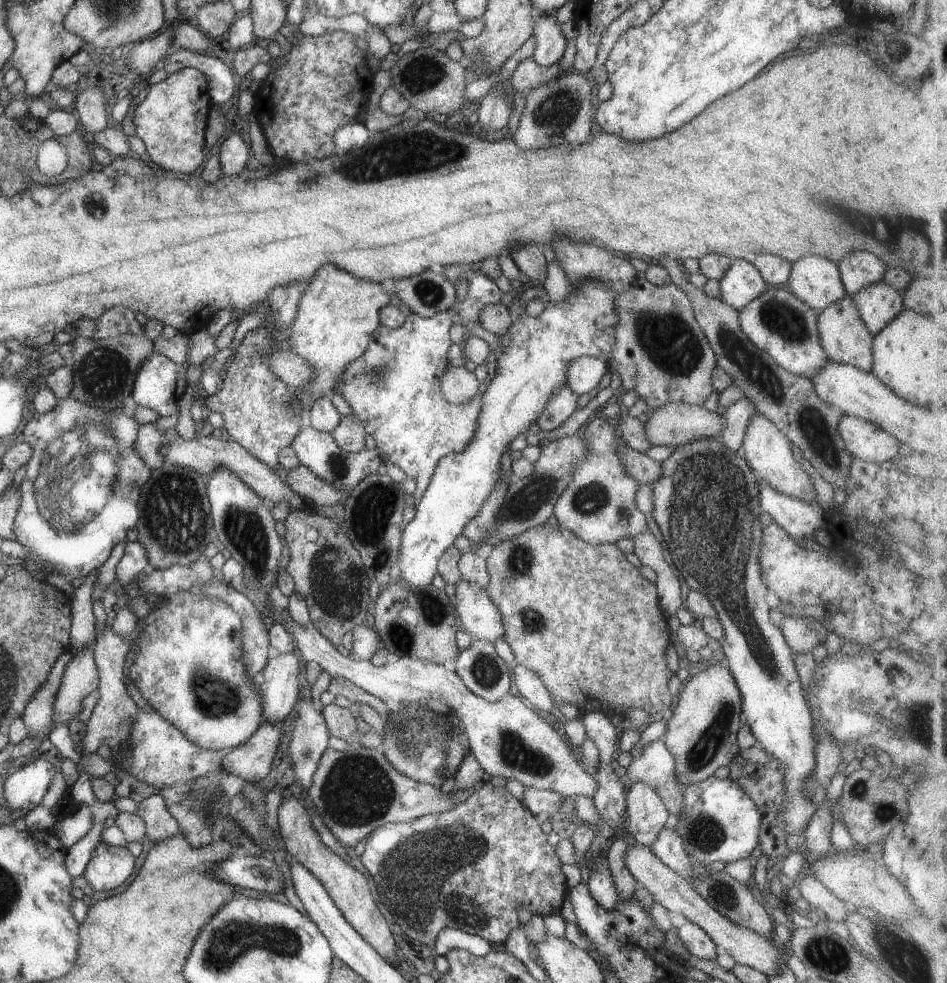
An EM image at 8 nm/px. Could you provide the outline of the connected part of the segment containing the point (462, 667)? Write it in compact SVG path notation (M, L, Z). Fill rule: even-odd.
M473 640L455 659L455 673L480 698L499 701L508 694L512 684L508 664L496 652L493 642Z

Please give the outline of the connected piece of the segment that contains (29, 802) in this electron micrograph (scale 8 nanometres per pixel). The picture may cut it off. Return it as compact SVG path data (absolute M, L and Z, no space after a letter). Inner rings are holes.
M40 757L33 758L8 775L3 785L3 795L9 808L14 811L26 810L27 814L33 808L40 808L54 774L54 765Z

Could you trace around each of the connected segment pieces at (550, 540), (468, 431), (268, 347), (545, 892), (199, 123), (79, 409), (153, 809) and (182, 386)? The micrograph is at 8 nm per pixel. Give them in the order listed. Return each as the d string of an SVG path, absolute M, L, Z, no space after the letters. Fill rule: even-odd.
M544 523L525 530L511 539L504 539L494 544L485 555L489 572L489 583L486 590L501 612L505 630L503 637L510 645L516 662L540 675L553 698L554 708L558 709L562 704L571 703L582 713L600 711L605 714L608 712L625 714L629 708L642 708L650 715L673 708L677 698L668 690L668 682L674 673L670 671L666 663L664 652L670 645L670 630L674 622L668 621L662 614L656 585L640 576L639 568L634 567L626 559L626 554L620 551L615 543L591 545L559 524L553 526Z
M442 311L428 318L409 313L404 324L397 329L378 325L364 354L348 363L341 376L341 393L356 416L364 423L367 434L376 440L376 448L381 452L384 462L393 462L402 468L409 478L416 479L416 502L429 485L439 460L447 454L462 452L466 445L471 443L481 411L481 400L473 398L465 405L455 405L448 402L440 390L440 377L450 366L446 361L446 352L453 344L448 333L452 323L452 316L448 311Z
M271 324L269 327L261 327L246 332L241 344L233 351L234 360L226 370L227 373L222 378L221 388L213 394L204 394L206 402L203 404L206 413L220 412L224 419L223 432L225 437L236 441L242 448L251 452L253 457L264 461L273 471L276 471L278 462L278 451L293 443L294 437L301 431L299 402L295 395L296 388L288 386L280 380L270 368L269 357L271 353L280 350L278 342L274 339L274 333L278 332Z
M480 784L470 797L458 806L449 811L441 813L428 813L414 820L405 823L388 823L384 826L375 828L368 836L365 850L361 855L362 864L372 874L377 890L388 910L393 914L398 926L404 933L408 934L412 940L418 940L434 948L437 936L444 929L460 929L471 935L478 935L487 940L491 945L500 948L506 942L508 933L517 928L520 921L516 908L523 904L533 914L541 917L560 914L562 904L568 894L566 876L562 873L562 862L555 851L555 846L547 841L547 834L541 829L536 816L526 807L522 801L516 799L506 787L495 787L491 784Z
M184 67L152 85L146 99L137 104L132 118L135 135L142 139L148 156L162 170L190 174L207 160L204 156L205 130L211 106L206 76L194 67Z
M68 395L65 399L57 399L56 406L44 414L36 411L25 426L23 433L20 435L20 439L28 443L33 448L33 451L30 460L26 463L26 475L20 484L22 506L15 516L15 538L16 541L25 546L30 554L35 556L40 563L55 566L60 574L60 578L69 578L71 581L75 577L84 578L84 576L88 575L90 572L97 571L97 569L110 558L112 548L120 541L126 541L126 536L128 536L130 529L137 525L138 519L140 518L140 509L138 508L138 501L141 495L140 490L146 480L150 478L152 472L151 468L144 462L144 459L139 455L136 448L139 426L134 417L128 417L128 415L125 414L124 408L122 407L120 407L117 412L104 411L100 408L89 412L89 406L86 403L77 401L77 398Z
M154 794L138 804L136 814L146 823L148 836L155 842L166 840L179 833L178 821L170 814L164 798Z
M154 350L142 361L131 394L138 405L155 410L160 417L167 417L178 413L178 401L184 395L187 386L186 368Z

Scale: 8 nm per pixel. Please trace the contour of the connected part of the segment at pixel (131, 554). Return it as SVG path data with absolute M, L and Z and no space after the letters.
M128 541L124 555L118 562L115 576L118 589L124 591L128 584L136 582L149 568L149 556L140 541Z

